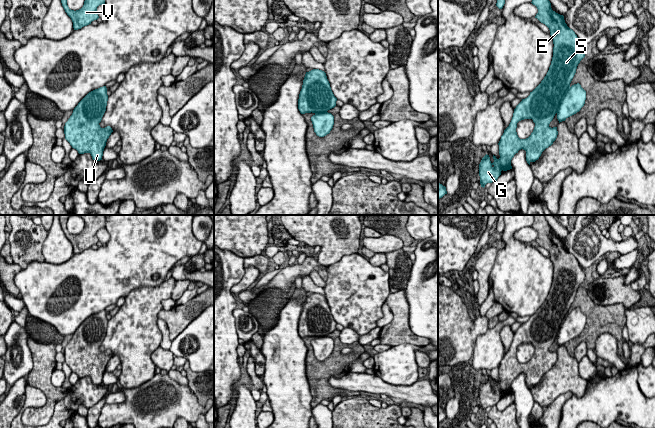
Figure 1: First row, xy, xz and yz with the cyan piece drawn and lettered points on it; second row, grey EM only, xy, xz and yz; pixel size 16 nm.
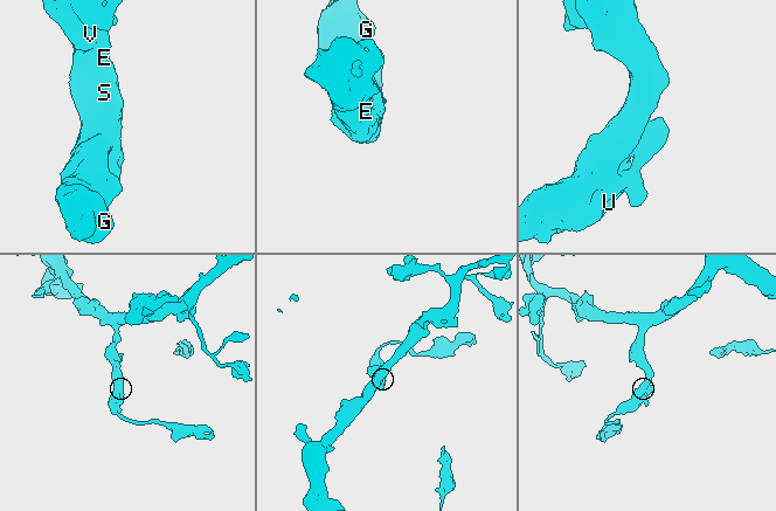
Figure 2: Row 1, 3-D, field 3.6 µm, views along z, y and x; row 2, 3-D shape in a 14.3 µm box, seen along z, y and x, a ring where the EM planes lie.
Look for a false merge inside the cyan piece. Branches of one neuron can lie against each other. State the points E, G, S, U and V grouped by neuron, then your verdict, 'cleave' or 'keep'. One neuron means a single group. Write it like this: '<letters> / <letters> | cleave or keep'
E G S U V | keep

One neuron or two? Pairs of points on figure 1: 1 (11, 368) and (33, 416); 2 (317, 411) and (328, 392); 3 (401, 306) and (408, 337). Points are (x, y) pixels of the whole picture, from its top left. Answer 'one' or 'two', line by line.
1: two
2: two
3: one

